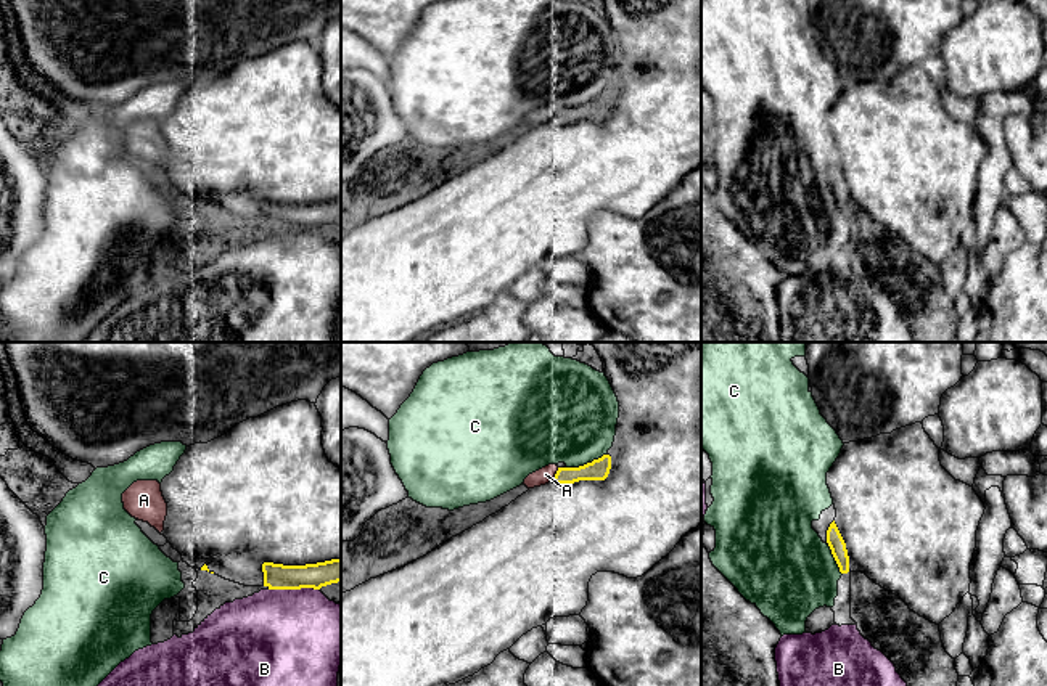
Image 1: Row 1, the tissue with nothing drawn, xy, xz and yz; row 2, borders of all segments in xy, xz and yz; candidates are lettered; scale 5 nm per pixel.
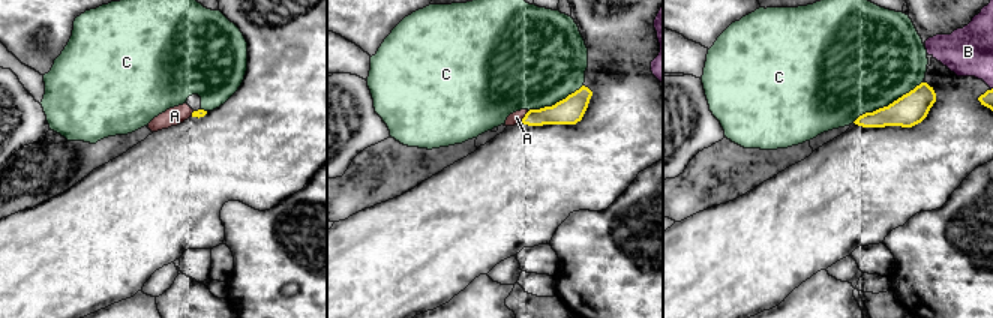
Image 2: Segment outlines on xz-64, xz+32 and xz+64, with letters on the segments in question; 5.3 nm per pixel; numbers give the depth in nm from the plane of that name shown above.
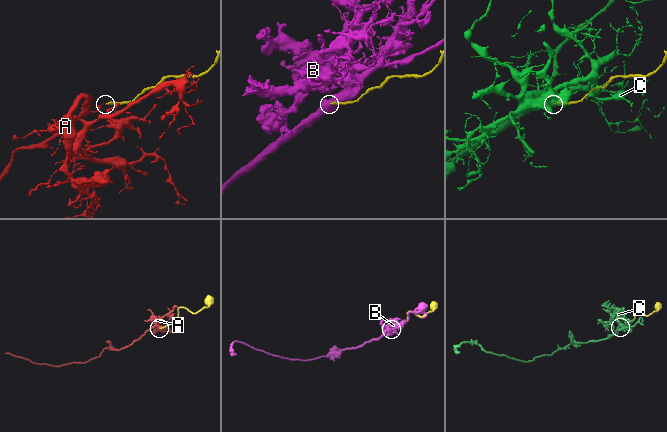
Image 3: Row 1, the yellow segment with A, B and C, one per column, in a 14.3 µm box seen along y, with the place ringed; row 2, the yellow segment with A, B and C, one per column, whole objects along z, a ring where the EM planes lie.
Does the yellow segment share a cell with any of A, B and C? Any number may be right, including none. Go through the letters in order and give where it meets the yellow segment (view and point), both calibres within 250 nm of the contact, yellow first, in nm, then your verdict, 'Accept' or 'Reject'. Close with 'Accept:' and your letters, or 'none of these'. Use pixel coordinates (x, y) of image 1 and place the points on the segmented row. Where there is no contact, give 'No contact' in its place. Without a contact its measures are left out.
A: Touches yellow at xz (555, 474). Thickness 110 nm (yellow) against 80 nm. Accept
B: Touches yellow at xy (293, 588). Thickness 130 nm (yellow) against 480 nm. Reject
C: Touches yellow at xz (587, 463). Thickness 110 nm (yellow) against 460 nm. Reject
Accept: A

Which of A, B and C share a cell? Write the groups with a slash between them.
A / B / C

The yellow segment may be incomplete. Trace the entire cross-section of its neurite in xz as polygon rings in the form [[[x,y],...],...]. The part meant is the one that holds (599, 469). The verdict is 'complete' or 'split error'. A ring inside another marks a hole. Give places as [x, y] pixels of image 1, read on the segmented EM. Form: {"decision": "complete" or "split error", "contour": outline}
{"decision": "split error", "contour": [[[603,455],[592,463],[579,468],[558,468],[556,464],[548,464],[524,479],[528,488],[540,487],[548,482],[553,484],[574,484],[579,480],[605,480],[611,469],[611,456]]]}

